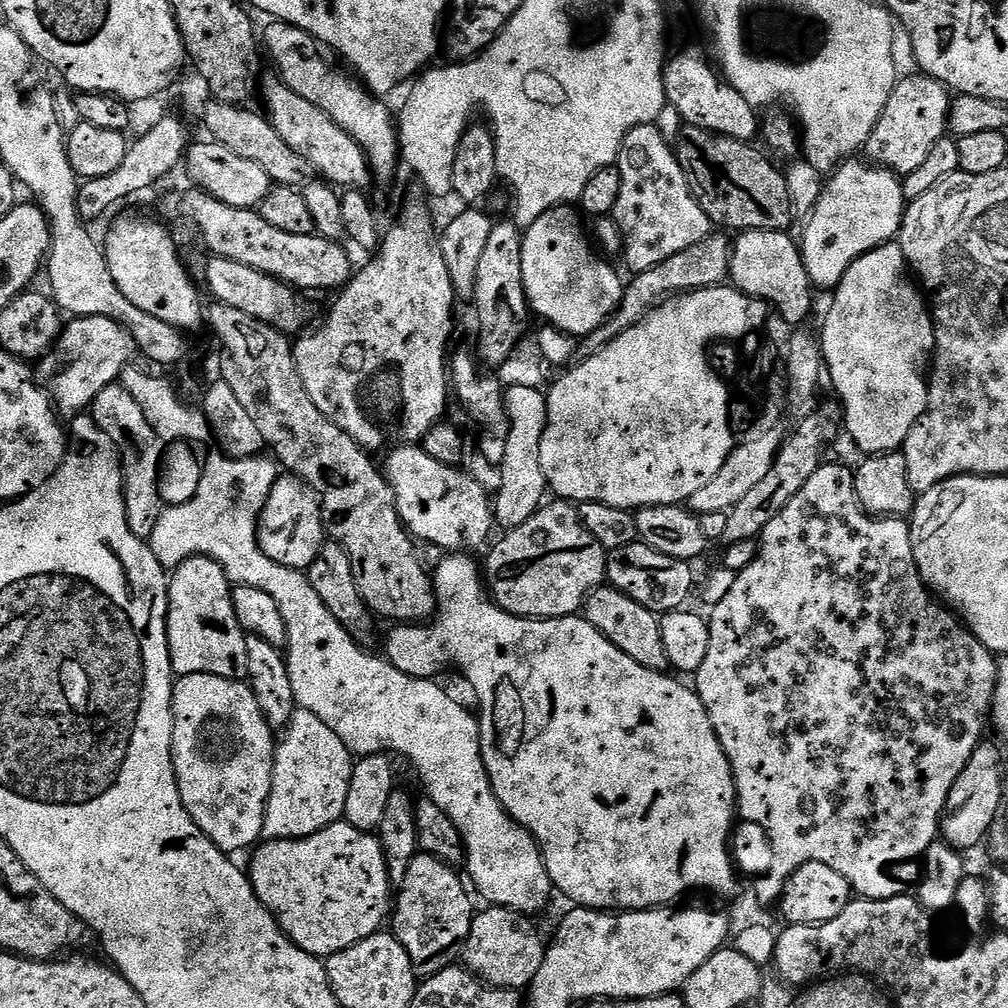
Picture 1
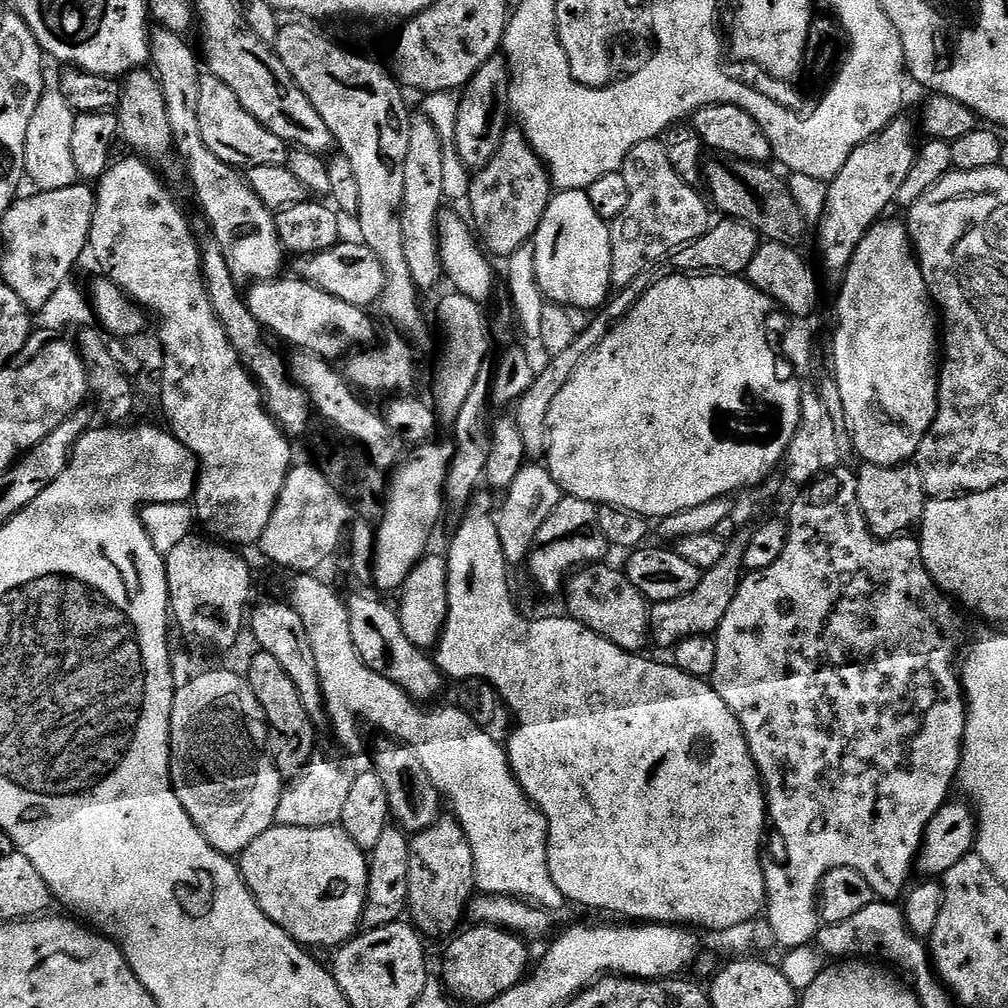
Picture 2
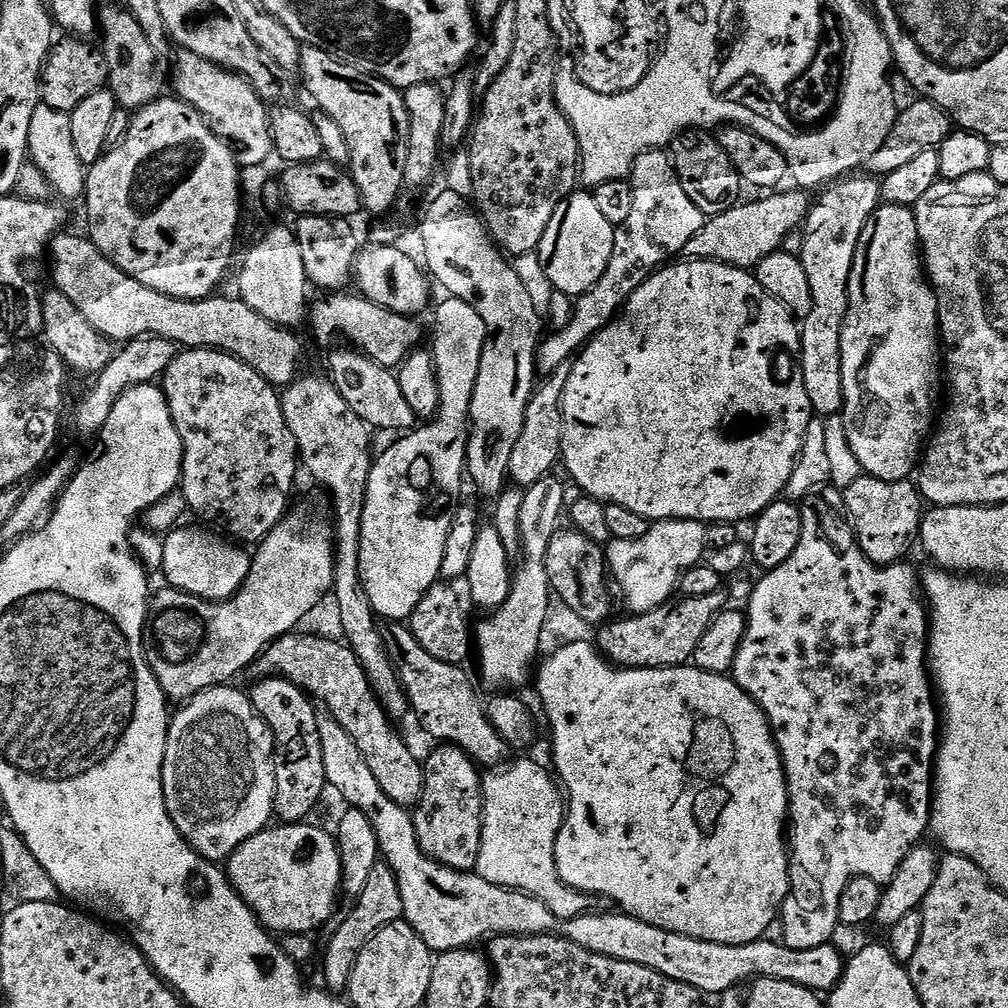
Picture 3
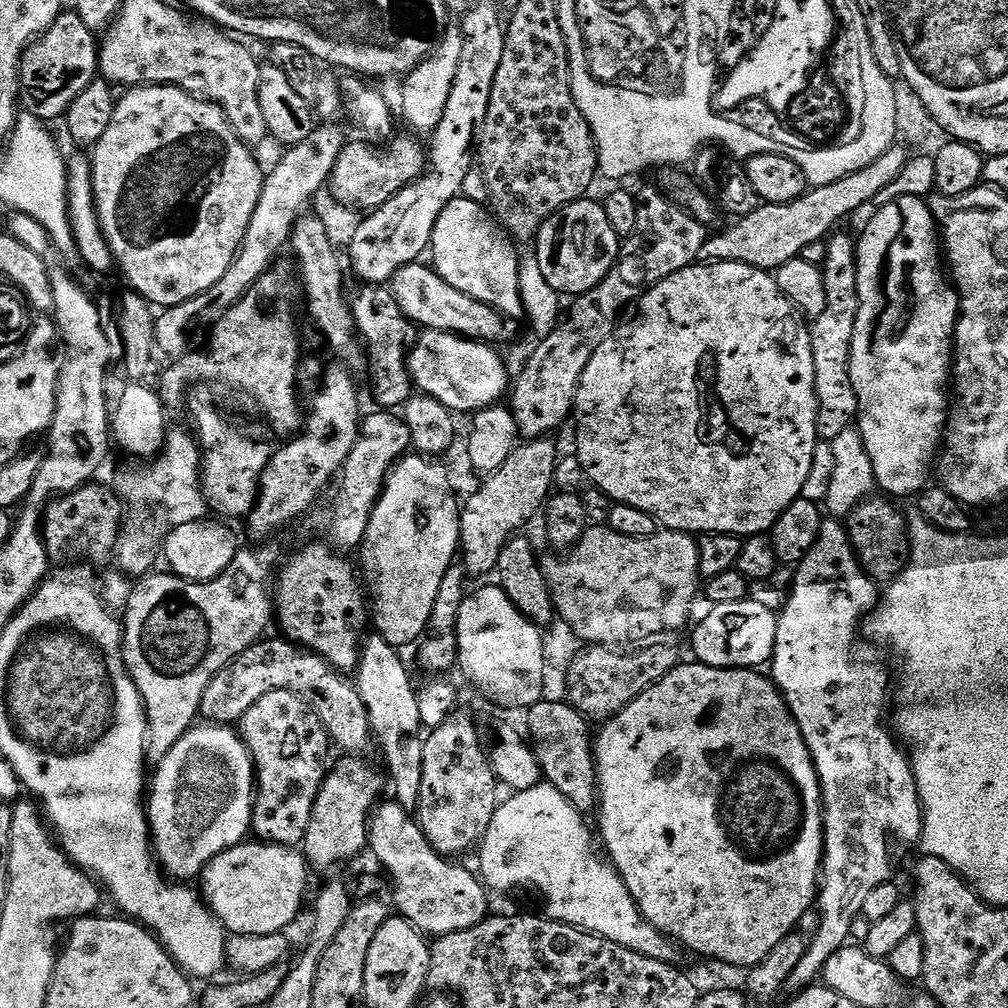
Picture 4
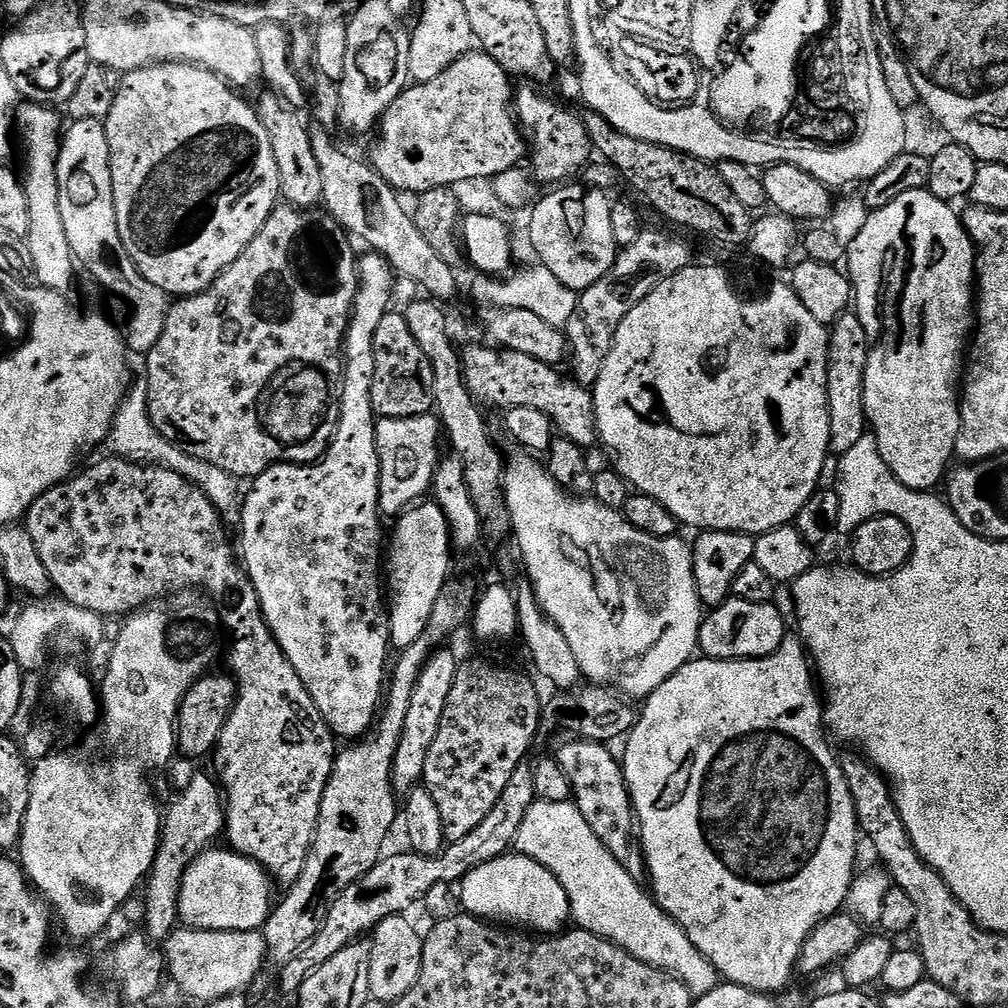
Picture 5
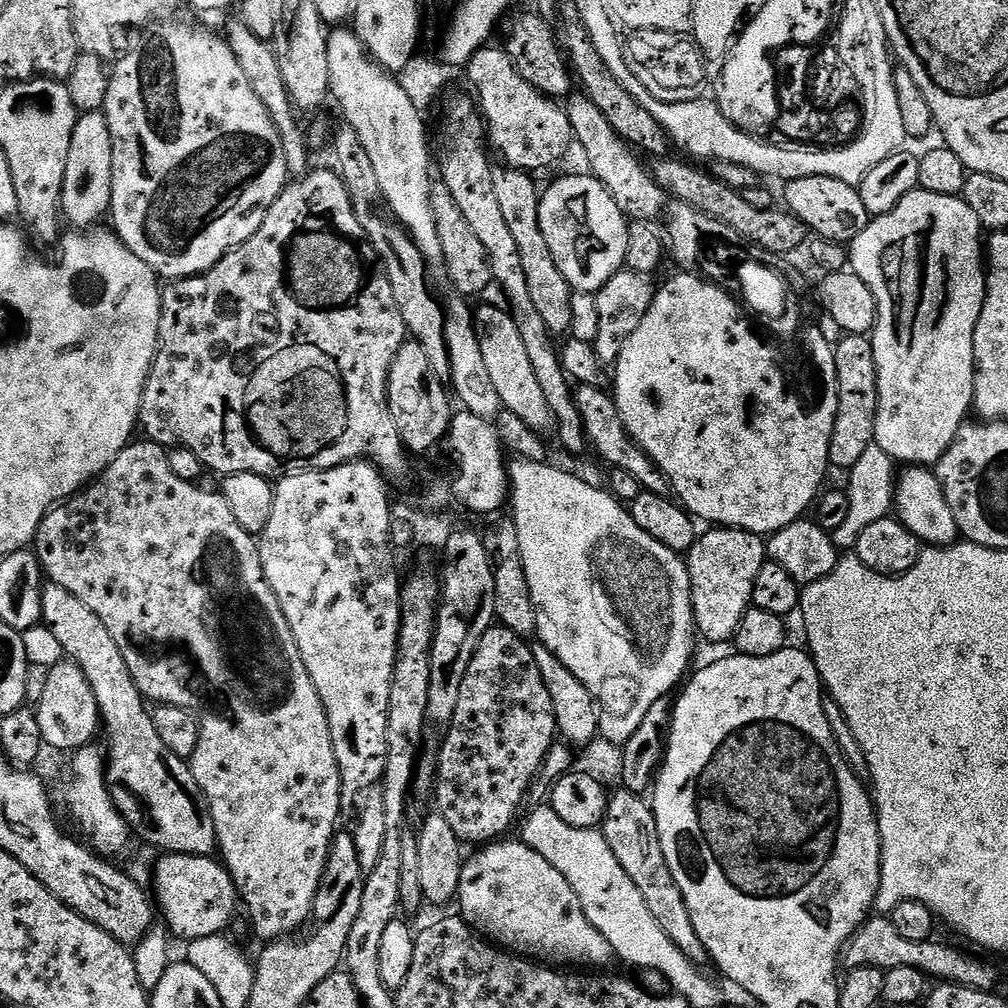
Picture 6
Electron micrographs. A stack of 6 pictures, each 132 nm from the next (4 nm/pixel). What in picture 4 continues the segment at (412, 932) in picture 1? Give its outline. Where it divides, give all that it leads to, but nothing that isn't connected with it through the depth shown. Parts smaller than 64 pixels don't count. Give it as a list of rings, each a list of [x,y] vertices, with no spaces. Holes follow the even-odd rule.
[[[457,710],[452,715],[446,718],[446,722],[442,722],[442,726],[431,729],[427,733],[424,741],[424,757],[422,758],[422,794],[420,795],[420,807],[418,809],[418,823],[421,830],[424,832],[425,838],[430,842],[430,846],[436,852],[439,852],[441,856],[445,858],[460,858],[463,852],[468,852],[477,847],[483,841],[486,830],[490,826],[490,822],[494,818],[498,807],[498,799],[496,800],[496,788],[498,789],[498,781],[496,778],[496,772],[492,768],[492,761],[486,748],[480,745],[480,732],[476,729],[476,724],[467,716],[463,710]]]

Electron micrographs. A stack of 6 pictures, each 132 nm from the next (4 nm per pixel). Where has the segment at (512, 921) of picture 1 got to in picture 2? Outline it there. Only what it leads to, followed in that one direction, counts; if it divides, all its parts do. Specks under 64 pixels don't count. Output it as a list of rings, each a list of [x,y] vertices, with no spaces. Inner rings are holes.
[[[466,928],[447,941],[448,949],[444,952],[444,965],[441,966],[439,975],[449,996],[457,1001],[465,1000],[468,1004],[486,1006],[498,998],[498,994],[506,994],[506,990],[524,979],[530,968],[528,948],[524,945],[527,943],[521,937],[514,936],[511,932],[502,932],[499,928]]]

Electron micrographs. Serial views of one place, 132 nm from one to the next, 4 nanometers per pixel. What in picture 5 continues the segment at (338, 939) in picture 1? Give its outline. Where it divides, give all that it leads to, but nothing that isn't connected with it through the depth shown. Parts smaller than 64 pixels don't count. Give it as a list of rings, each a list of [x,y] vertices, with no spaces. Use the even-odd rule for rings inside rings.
[[[213,846],[186,870],[178,894],[180,924],[198,931],[254,931],[263,929],[274,907],[274,880],[257,860]]]

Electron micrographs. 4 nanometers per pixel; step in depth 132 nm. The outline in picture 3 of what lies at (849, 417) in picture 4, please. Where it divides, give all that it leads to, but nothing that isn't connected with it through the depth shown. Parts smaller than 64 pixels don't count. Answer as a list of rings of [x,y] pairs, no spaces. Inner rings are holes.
[[[852,174],[839,182],[823,189],[824,194],[808,209],[808,218],[802,225],[802,250],[800,261],[806,270],[806,279],[810,281],[812,309],[810,314],[803,317],[799,325],[800,355],[799,379],[804,381],[806,394],[812,403],[812,411],[817,417],[835,416],[843,409],[844,391],[842,390],[842,330],[844,319],[848,313],[848,283],[850,270],[854,266],[854,254],[858,250],[858,242],[862,238],[862,230],[866,222],[875,214],[882,201],[880,198],[880,180],[867,174]]]

